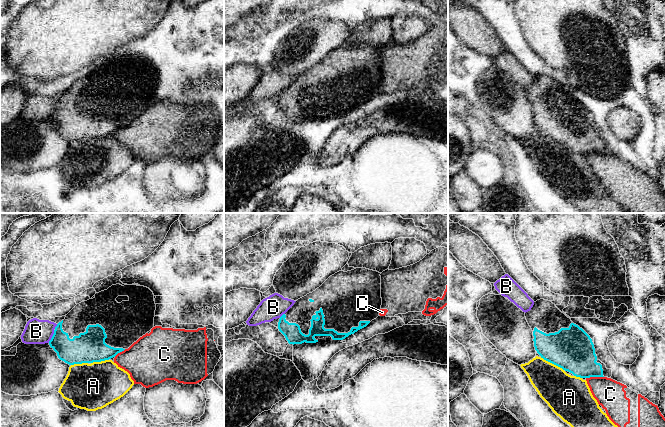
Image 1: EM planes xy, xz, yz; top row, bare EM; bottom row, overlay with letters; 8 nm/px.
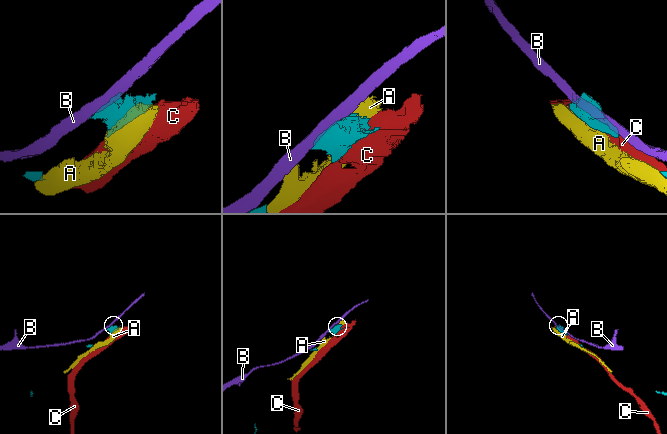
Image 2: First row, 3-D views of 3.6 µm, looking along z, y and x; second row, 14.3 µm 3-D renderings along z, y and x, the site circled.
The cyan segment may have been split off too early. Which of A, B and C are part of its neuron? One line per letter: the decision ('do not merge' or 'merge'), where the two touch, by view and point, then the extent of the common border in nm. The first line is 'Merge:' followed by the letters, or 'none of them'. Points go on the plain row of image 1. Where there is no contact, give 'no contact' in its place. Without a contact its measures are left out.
Merge: none of them
A: do not merge; contact yz (552, 139); length 220 nm
B: do not merge; contact xy (52, 112); length 120 nm
C: do not merge; contact yz (594, 152); length 140 nm

